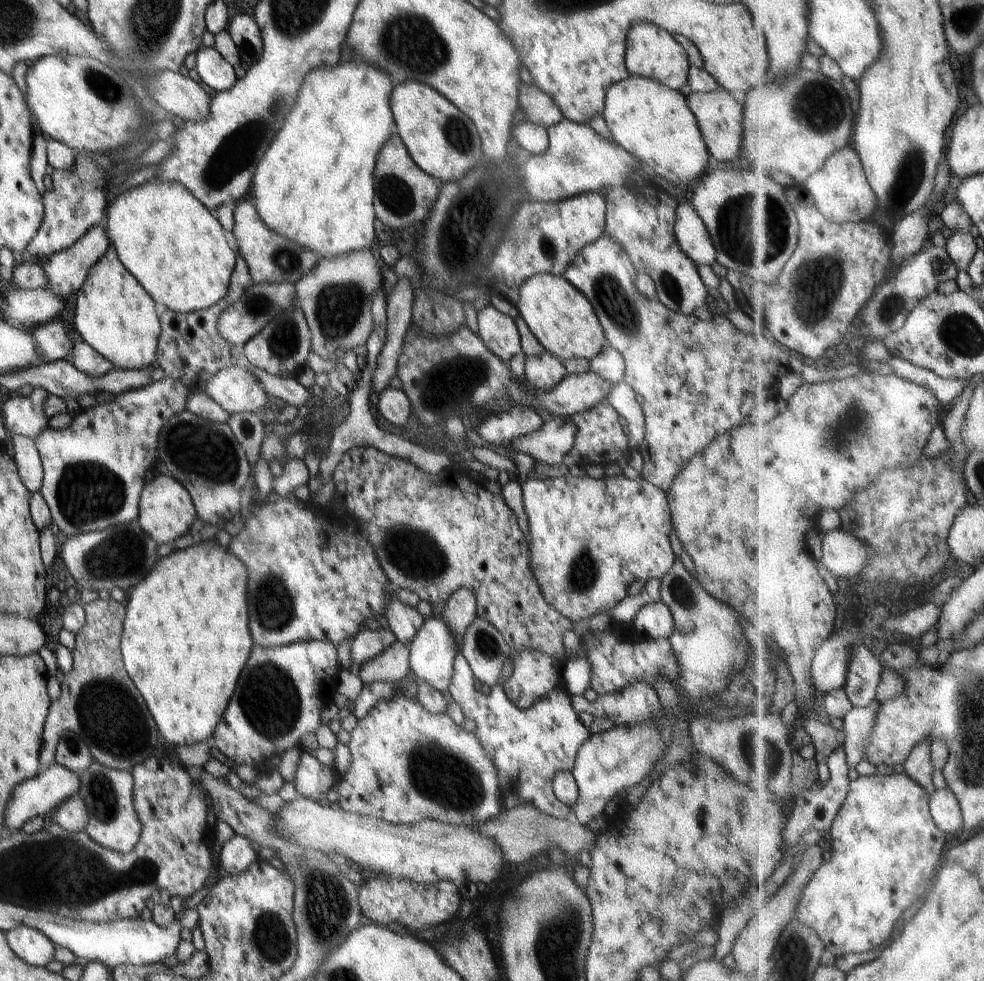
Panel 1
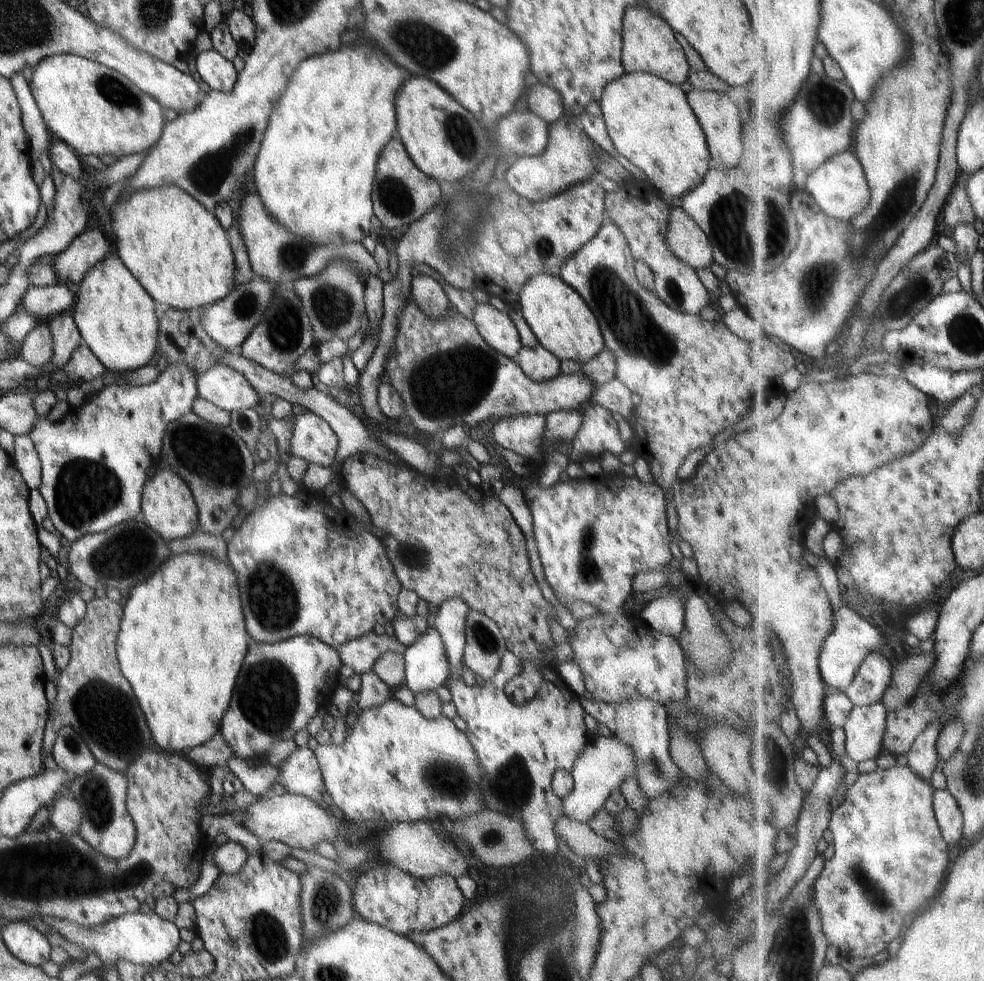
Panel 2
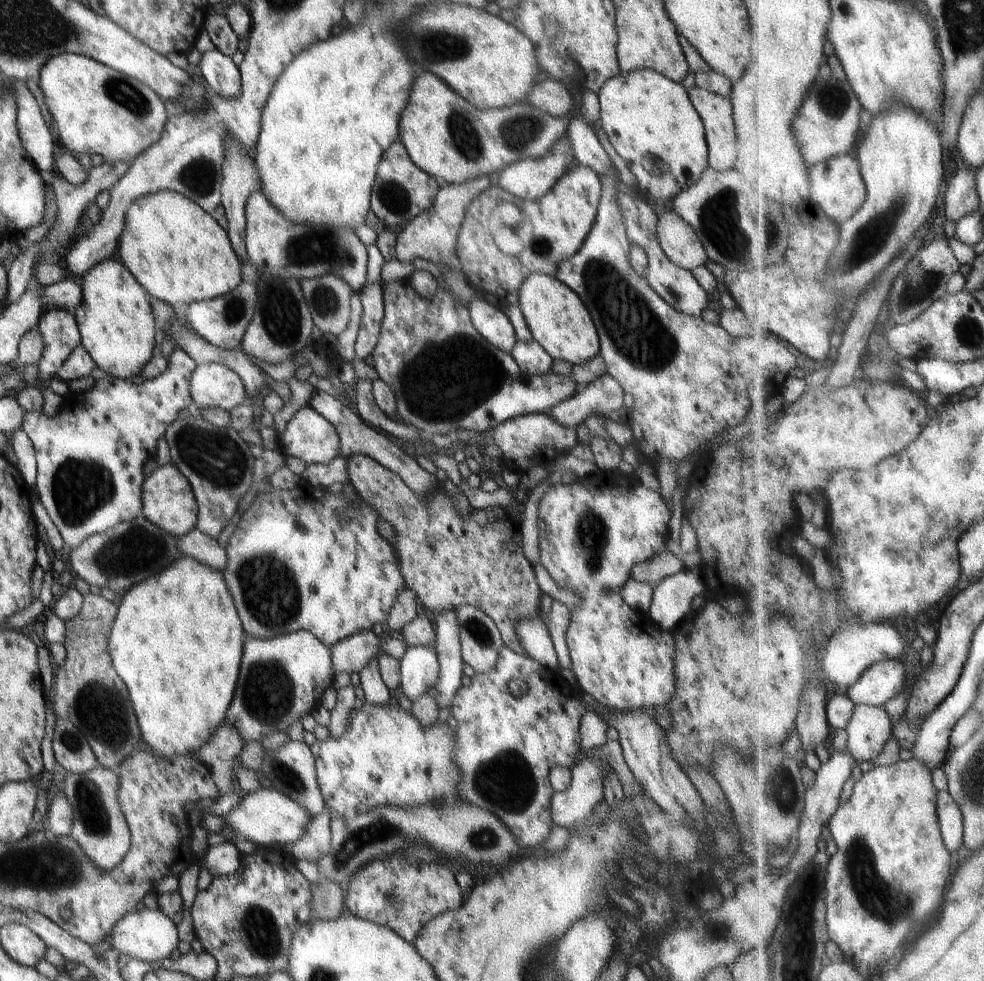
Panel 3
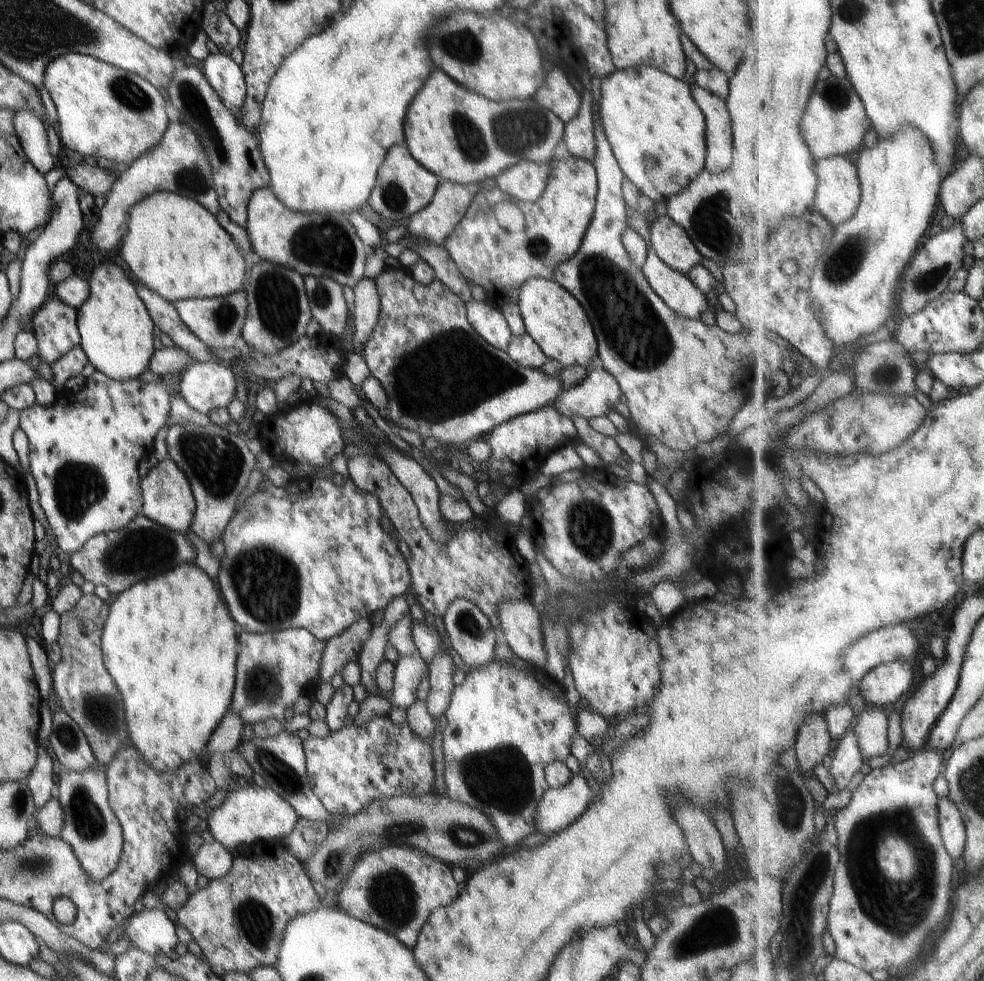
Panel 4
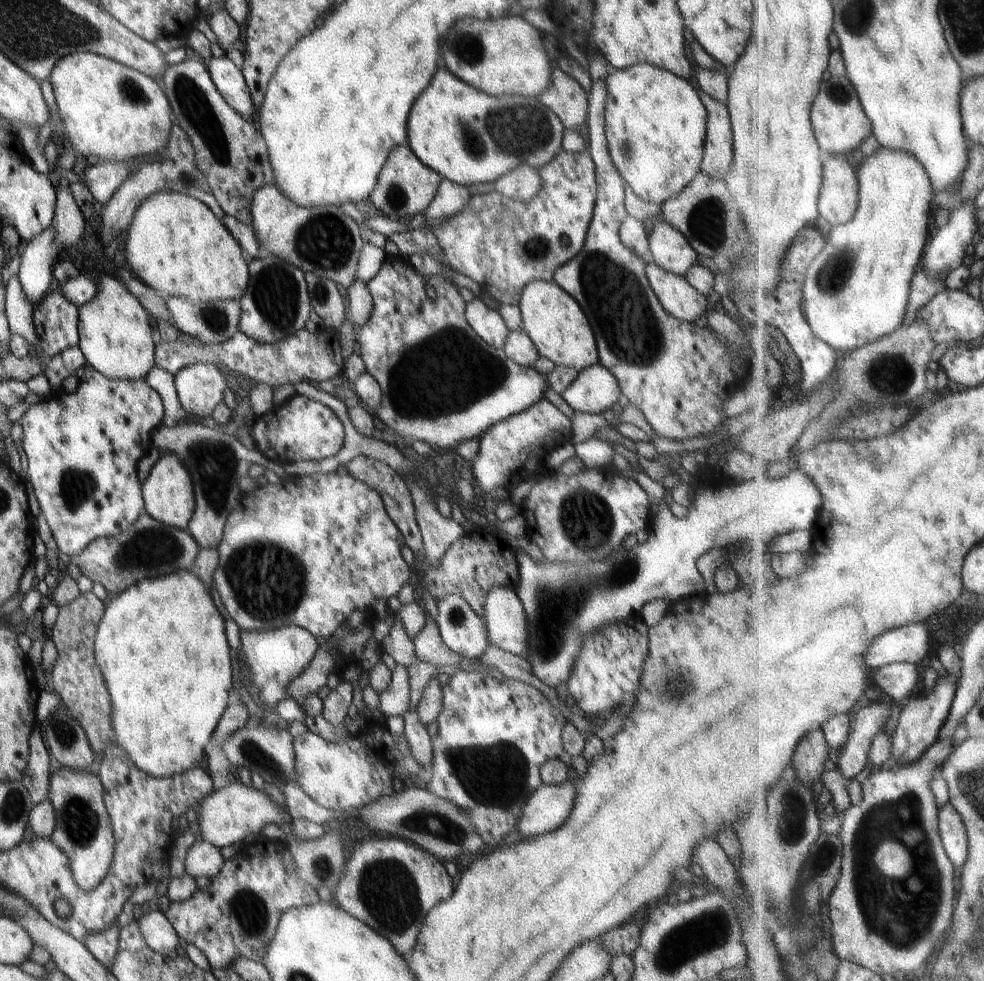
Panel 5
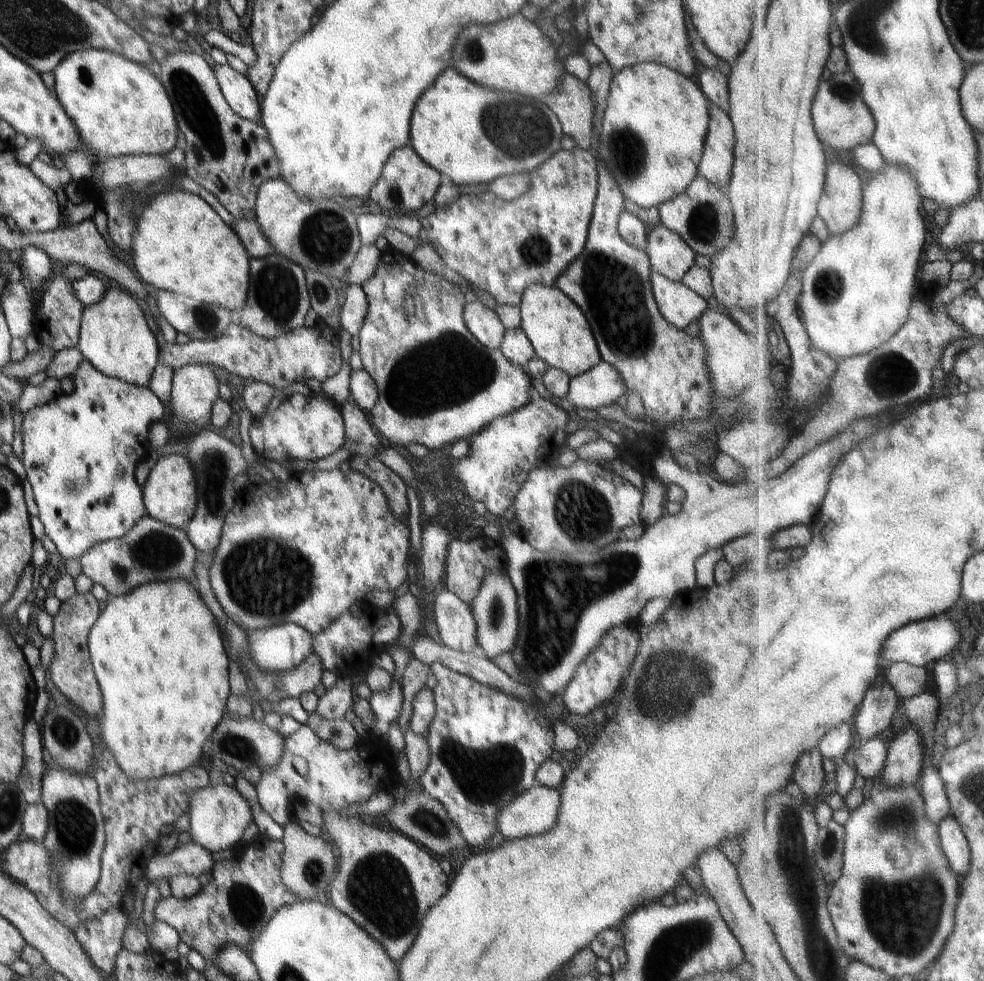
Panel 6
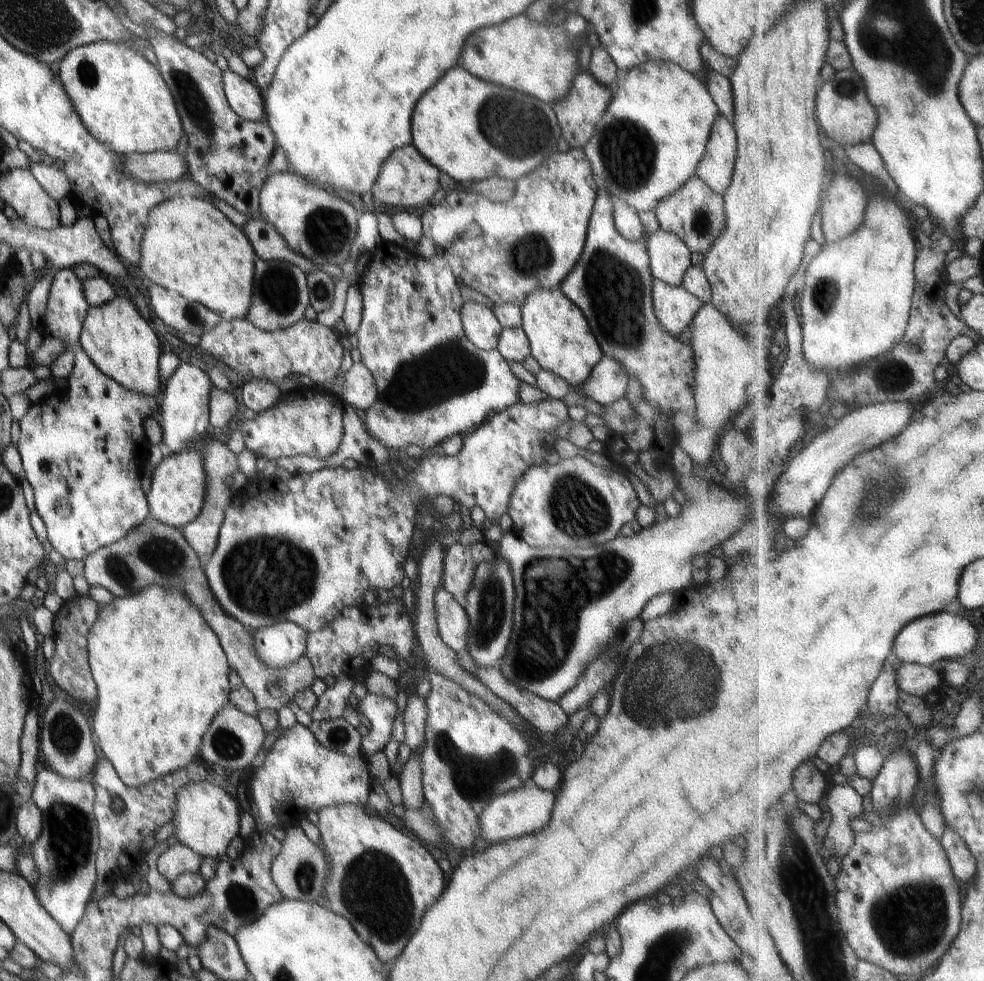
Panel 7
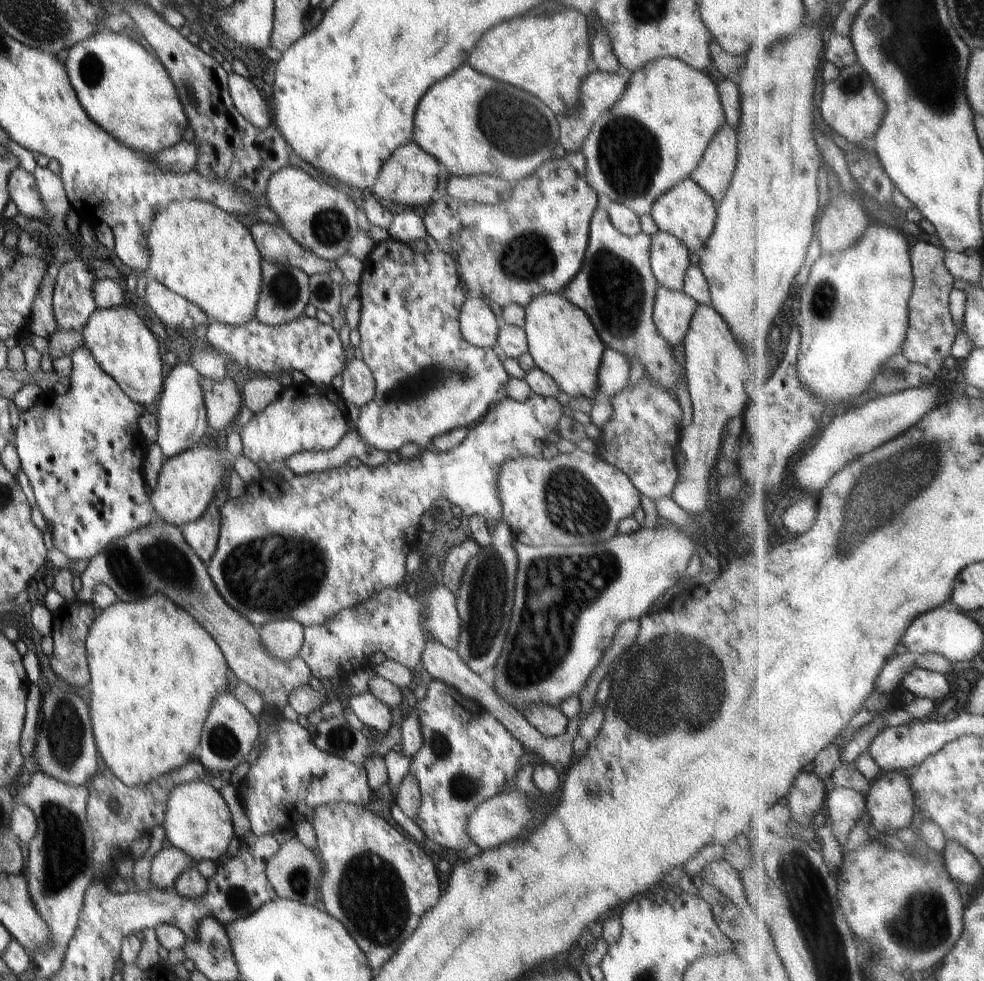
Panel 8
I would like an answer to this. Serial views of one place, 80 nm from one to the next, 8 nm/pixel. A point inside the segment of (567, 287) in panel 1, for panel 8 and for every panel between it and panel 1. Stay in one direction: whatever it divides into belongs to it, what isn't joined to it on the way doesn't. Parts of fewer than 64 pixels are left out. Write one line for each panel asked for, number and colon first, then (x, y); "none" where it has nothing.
2: (563, 323)
3: (558, 320)
4: (555, 320)
5: (554, 321)
6: (561, 335)
7: (561, 340)
8: (562, 341)

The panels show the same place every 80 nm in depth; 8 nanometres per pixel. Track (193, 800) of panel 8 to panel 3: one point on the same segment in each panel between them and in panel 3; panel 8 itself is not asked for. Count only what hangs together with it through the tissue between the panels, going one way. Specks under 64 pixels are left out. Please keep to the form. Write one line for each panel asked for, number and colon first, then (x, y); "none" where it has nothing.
3: (266, 817)
4: (251, 815)
5: (228, 816)
6: (219, 815)
7: (207, 818)

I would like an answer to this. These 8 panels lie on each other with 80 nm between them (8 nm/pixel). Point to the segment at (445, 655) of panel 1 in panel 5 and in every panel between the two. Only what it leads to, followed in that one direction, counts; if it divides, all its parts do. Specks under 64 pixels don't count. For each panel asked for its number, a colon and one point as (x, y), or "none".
2: (426, 665)
3: (419, 667)
4: (410, 670)
5: (395, 700)

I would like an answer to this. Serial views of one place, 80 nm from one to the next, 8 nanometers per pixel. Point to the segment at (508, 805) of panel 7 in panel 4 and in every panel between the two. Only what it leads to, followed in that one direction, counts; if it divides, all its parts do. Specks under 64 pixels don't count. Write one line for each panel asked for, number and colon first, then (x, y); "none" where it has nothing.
4: (558, 808)
5: (547, 808)
6: (534, 812)

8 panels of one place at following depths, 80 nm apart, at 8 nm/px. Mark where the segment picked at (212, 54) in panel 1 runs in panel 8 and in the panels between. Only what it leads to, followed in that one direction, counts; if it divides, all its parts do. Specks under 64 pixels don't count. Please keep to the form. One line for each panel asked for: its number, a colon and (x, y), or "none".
2: (219, 73)
3: (223, 76)
4: (225, 76)
5: (229, 81)
6: (236, 88)
7: (243, 96)
8: (249, 101)

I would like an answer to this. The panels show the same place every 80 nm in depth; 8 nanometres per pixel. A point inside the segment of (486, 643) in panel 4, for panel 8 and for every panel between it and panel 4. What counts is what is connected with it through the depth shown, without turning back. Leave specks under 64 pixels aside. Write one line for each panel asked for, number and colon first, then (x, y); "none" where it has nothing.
5: (463, 631)
6: (457, 628)
7: (452, 621)
8: (395, 623)

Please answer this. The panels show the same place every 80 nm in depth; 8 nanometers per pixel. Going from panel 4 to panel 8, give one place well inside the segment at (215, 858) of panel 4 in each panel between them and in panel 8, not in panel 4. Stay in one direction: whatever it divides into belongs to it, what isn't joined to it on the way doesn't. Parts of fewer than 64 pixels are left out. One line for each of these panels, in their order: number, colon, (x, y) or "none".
5: (203, 859)
6: (190, 858)
7: (178, 858)
8: (168, 863)

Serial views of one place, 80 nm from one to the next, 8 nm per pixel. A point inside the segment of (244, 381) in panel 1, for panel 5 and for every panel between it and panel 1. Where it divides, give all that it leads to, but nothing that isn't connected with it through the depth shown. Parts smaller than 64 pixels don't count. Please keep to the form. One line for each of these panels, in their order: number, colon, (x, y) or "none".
2: (224, 387)
3: (212, 385)
4: (207, 386)
5: (200, 387)

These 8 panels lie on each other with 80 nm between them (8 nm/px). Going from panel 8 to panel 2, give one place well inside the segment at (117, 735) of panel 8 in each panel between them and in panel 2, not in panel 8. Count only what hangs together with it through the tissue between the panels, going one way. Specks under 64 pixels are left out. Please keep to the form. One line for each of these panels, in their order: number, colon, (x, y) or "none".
2: (182, 642)
3: (177, 643)
4: (169, 643)
5: (161, 646)
6: (158, 654)
7: (161, 673)

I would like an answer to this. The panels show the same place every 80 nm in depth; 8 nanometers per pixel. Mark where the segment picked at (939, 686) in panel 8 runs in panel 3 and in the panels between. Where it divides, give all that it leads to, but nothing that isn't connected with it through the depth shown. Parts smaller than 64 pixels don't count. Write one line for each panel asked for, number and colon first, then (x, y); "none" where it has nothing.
3: (879, 683)
4: (889, 682)
5: (897, 680)
6: (909, 680)
7: (920, 680)

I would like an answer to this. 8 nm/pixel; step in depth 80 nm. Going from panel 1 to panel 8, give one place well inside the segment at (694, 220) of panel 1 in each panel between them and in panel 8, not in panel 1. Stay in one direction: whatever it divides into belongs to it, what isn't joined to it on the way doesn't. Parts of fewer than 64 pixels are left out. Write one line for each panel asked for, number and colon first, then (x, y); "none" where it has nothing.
2: (684, 237)
3: (678, 241)
4: (671, 242)
5: (670, 249)
6: (669, 254)
7: (669, 258)
8: (669, 260)

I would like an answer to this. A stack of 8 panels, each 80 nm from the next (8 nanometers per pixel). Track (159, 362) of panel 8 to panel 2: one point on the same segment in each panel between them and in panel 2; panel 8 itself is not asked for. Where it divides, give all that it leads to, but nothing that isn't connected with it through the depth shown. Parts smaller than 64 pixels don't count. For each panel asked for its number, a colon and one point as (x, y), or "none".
2: (116, 317)
3: (116, 323)
4: (117, 332)
5: (115, 331)
6: (114, 337)
7: (115, 336)

